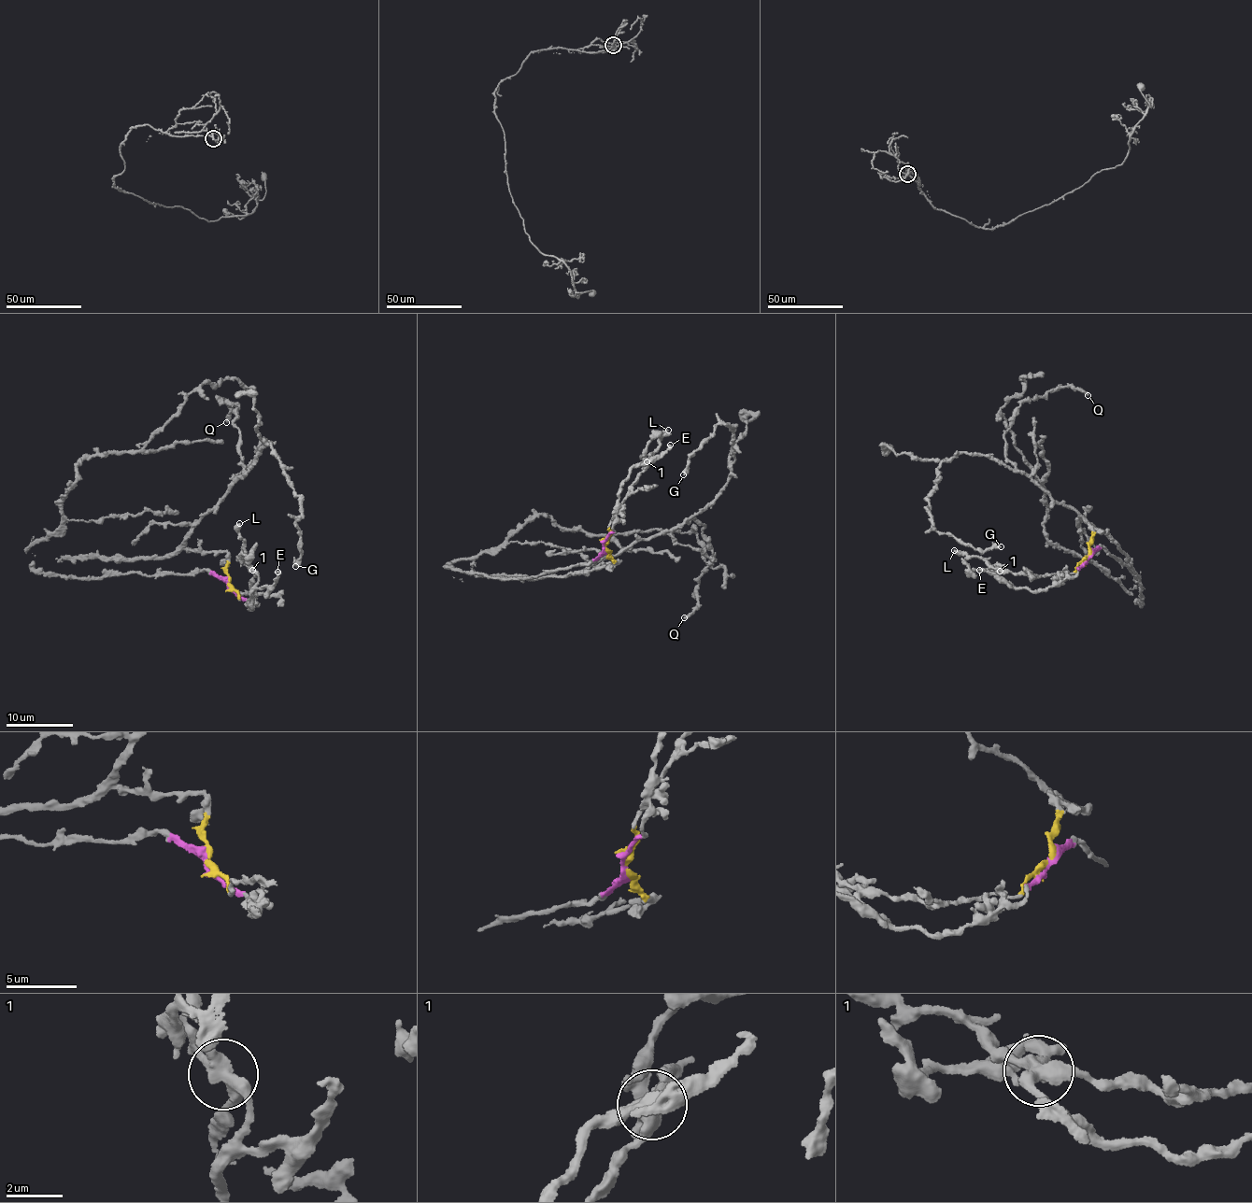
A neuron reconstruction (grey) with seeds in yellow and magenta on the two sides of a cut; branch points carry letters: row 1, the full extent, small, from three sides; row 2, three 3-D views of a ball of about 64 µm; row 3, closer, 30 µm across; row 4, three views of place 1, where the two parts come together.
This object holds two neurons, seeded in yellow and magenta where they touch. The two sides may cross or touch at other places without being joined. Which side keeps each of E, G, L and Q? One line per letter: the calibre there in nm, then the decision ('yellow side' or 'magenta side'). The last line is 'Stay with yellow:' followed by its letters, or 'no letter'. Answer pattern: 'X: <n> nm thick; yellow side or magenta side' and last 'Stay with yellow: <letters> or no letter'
E: 360 nm thick; magenta side
G: 320 nm thick; yellow side
L: 460 nm thick; yellow side
Q: 320 nm thick; yellow side
Stay with yellow: G, L, Q

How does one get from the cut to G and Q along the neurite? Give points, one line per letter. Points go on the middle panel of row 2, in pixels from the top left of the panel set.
G: (604, 545), (618, 563), (587, 568), (683, 525), (711, 501), (734, 457), (733, 427), (717, 425), (684, 475)
Q: (604, 545), (618, 563), (587, 570), (690, 517), (705, 527), (713, 554), (703, 569), (697, 609), (684, 617)

